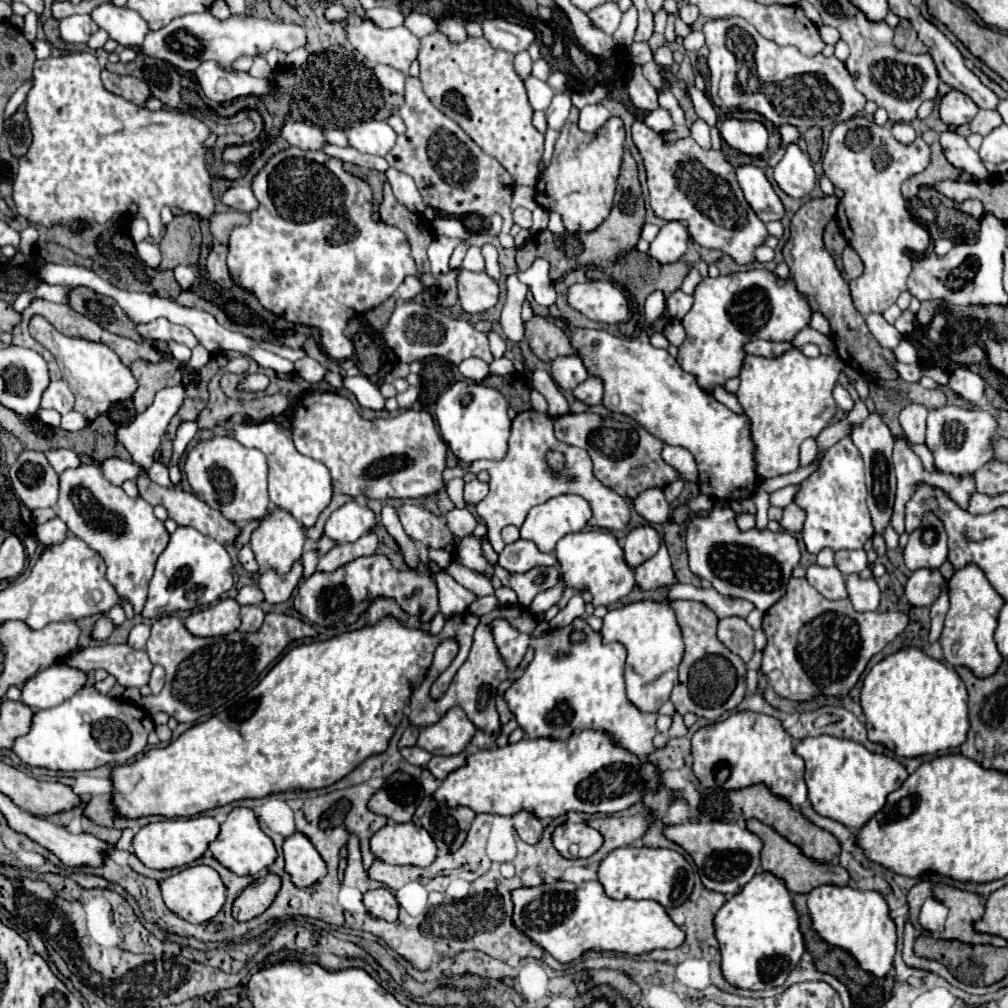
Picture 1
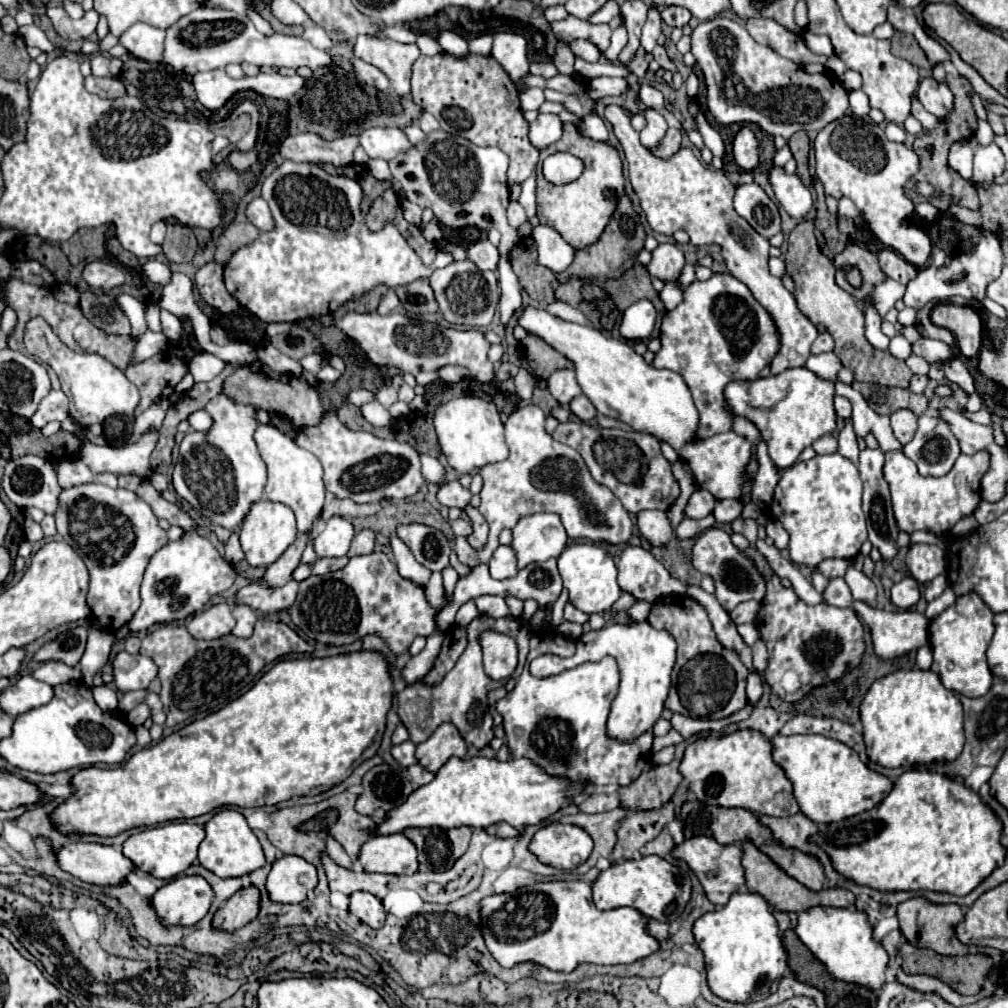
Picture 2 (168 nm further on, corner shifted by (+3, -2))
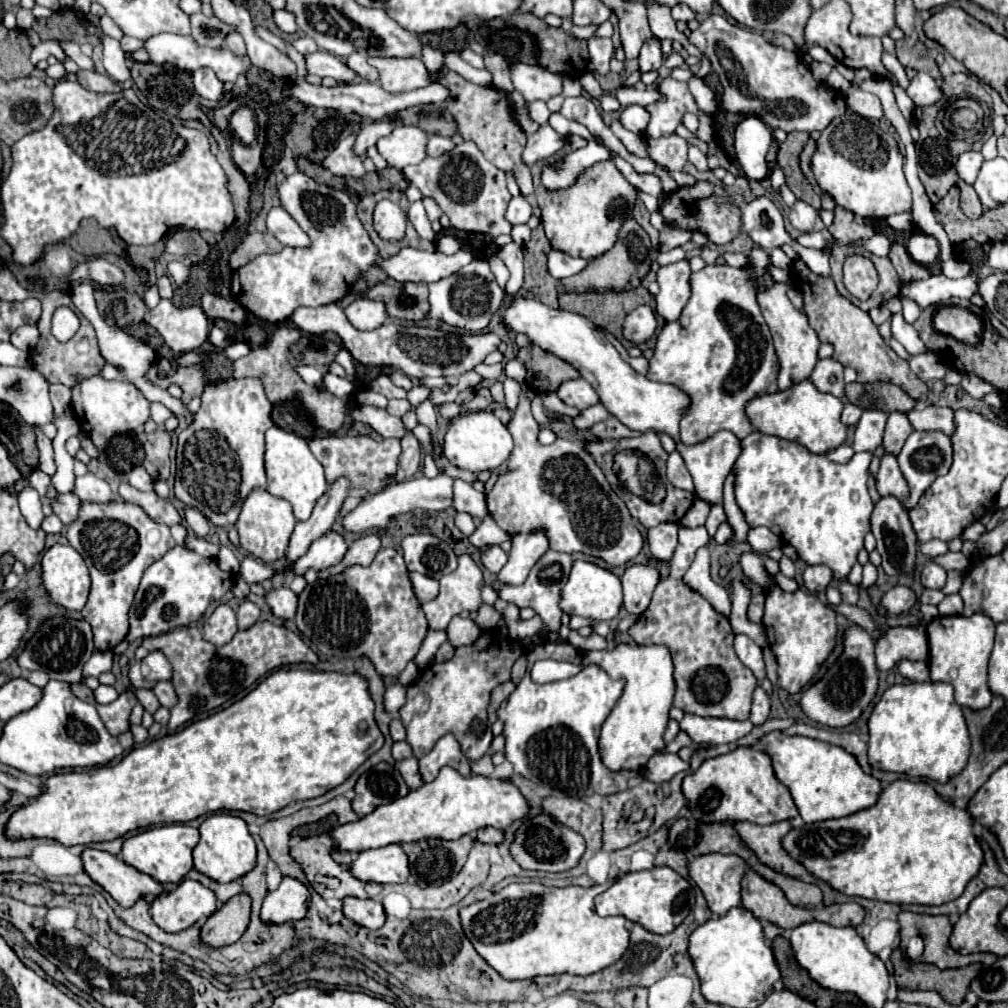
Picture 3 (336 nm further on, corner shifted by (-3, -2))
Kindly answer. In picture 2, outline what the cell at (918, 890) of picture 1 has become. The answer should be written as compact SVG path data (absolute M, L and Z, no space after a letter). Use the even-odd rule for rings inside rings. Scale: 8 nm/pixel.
M913 898L907 900L903 904L897 906L897 918L899 918L899 926L901 926L901 934L907 938L907 942L911 942L913 946L919 948L929 948L941 956L969 956L969 954L987 954L991 956L995 962L1001 960L1001 952L993 950L993 948L985 948L985 946L965 946L957 940L955 936L955 926L961 922L963 912L957 904L931 904L925 898ZM917 932L921 938L917 938Z

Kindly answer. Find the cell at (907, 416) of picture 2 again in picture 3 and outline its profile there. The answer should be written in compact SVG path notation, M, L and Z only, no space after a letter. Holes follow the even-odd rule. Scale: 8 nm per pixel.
M891 412L887 426L885 426L885 438L883 438L885 452L899 454L899 450L903 448L903 444L911 432L913 432L913 426L911 426L911 422L907 422L907 414Z

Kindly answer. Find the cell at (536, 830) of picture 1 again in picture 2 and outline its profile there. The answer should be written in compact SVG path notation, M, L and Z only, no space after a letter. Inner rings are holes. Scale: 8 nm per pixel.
M497 822L497 824L489 826L489 828L485 828L485 832L491 834L491 836L499 836L499 838L515 838L515 836L519 836L519 830L515 830L513 826L509 826L505 822Z

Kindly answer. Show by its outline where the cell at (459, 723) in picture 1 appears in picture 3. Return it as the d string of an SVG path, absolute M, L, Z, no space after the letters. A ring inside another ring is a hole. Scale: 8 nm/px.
M453 734L441 736L437 740L437 744L433 746L433 750L429 754L425 754L423 758L419 758L419 770L421 770L423 782L433 782L443 766L453 766L463 776L471 774L469 760L463 754L463 750Z

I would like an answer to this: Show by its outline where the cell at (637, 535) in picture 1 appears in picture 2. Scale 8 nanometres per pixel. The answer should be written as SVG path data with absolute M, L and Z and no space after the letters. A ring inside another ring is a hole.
M627 546L617 560L617 582L637 602L657 602L665 596L685 596L687 584L673 578L655 556L641 546Z

